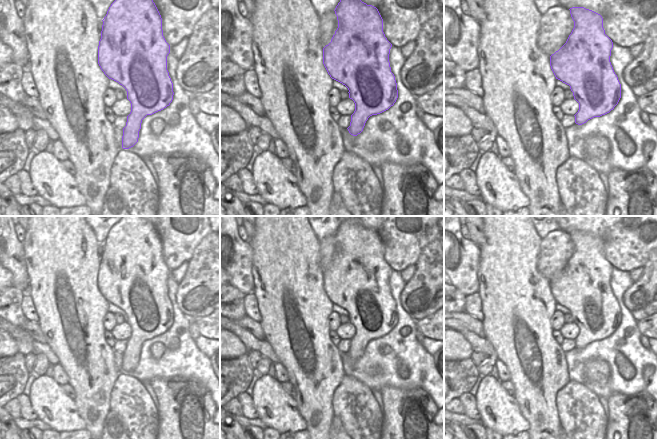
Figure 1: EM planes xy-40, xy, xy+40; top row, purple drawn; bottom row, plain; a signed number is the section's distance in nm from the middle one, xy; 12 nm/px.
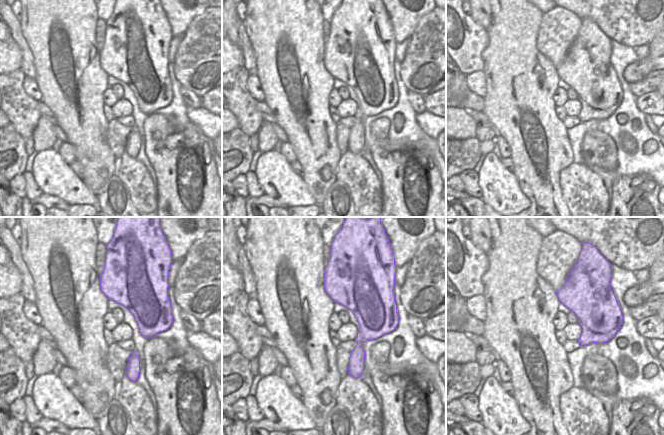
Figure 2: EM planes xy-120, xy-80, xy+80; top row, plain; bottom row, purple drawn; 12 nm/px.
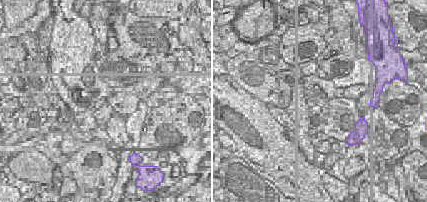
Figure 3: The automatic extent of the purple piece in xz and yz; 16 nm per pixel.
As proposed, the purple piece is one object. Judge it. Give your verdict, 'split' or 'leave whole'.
leave whole

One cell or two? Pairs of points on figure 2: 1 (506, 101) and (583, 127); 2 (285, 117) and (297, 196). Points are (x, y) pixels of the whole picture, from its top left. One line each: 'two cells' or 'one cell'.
1: two cells
2: two cells

